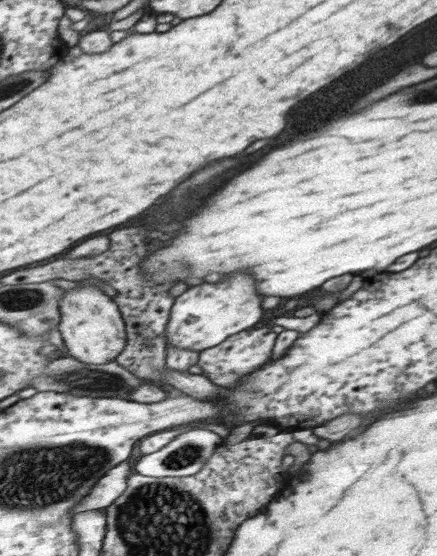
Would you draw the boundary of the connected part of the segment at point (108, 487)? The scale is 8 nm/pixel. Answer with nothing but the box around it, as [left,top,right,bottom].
[71,462,136,514]

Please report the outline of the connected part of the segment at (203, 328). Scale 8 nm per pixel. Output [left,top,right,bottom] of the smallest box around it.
[166,274,261,350]

